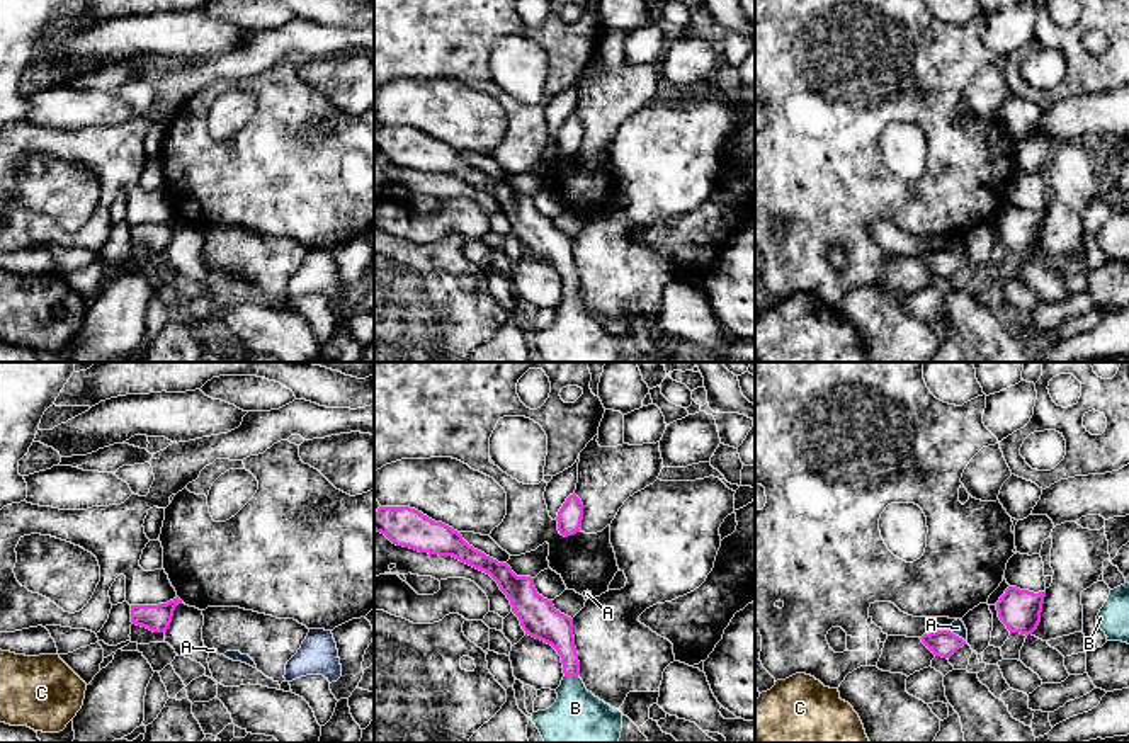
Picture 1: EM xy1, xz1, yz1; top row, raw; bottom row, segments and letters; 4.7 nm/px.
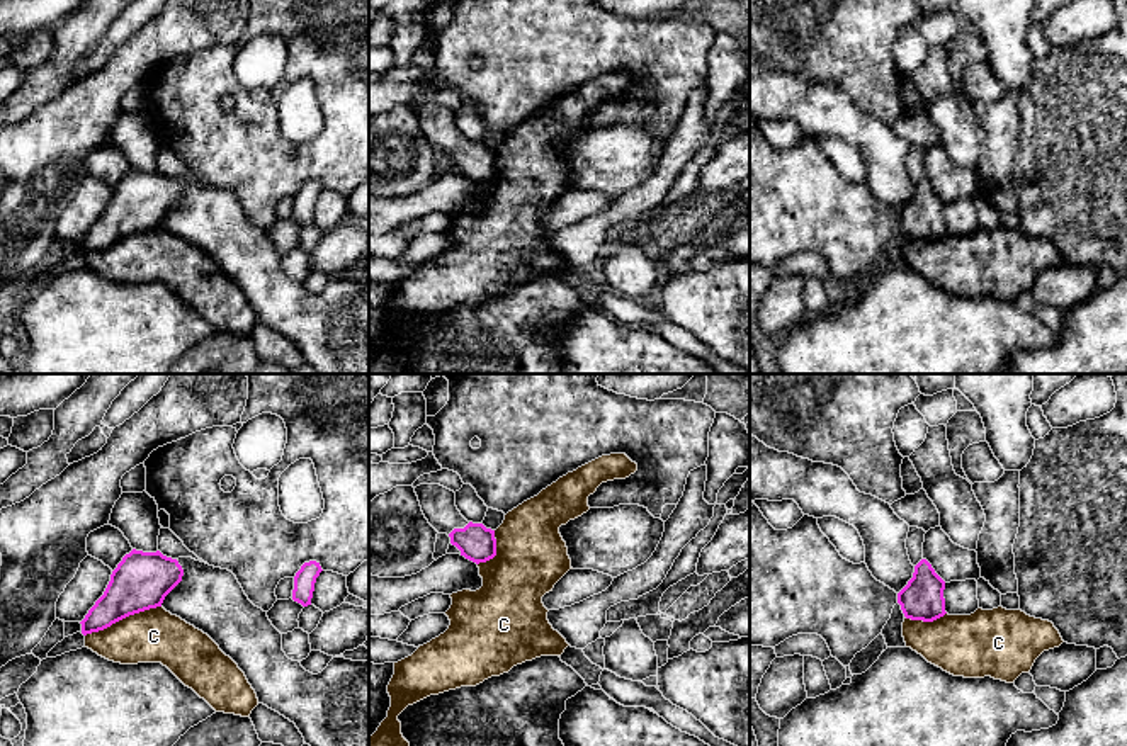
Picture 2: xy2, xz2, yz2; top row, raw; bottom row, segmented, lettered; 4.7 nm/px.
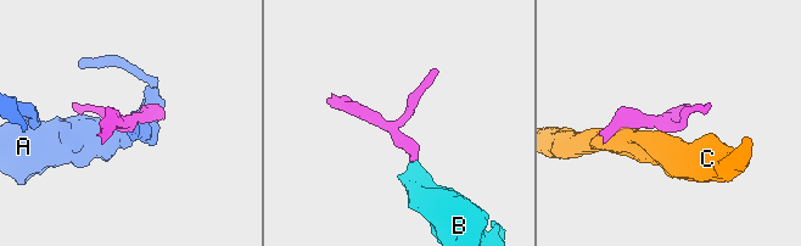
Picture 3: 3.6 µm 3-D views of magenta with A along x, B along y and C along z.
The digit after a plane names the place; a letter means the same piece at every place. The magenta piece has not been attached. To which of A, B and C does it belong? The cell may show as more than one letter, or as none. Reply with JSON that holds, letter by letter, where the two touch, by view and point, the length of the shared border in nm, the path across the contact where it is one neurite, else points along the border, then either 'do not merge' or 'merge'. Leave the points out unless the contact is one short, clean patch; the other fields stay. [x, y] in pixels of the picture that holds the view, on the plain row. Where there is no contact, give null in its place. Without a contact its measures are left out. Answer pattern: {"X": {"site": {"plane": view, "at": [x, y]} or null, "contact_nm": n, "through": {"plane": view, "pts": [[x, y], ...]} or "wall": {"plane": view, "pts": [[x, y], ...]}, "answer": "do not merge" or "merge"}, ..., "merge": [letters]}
{"A": {"site": {"plane": "yz1", "at": [958, 255]}, "contact_nm": 110, "wall": {"plane": "yz1", "pts": [[949, 249], [966, 260]]}, "answer": "do not merge"}, "B": {"site": {"plane": "xz1", "at": [572, 294]}, "contact_nm": 60, "through": {"plane": "xz1", "pts": [[553, 247], [568, 272], [572, 294], [572, 315], [578, 345]]}, "answer": "merge"}, "C": {"site": {"plane": "xy2", "at": [123, 237]}, "contact_nm": 380, "wall": {"plane": "xy2", "pts": [[160, 225], [130, 233], [85, 255]]}, "answer": "do not merge"}, "merge": ["B"]}

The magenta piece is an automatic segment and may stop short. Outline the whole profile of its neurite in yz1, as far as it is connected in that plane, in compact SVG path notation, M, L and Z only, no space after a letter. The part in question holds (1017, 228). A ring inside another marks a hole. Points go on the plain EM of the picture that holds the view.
M1008 206L996 221L1000 240L1010 252L1032 253L1039 241L1046 211L1029 211Z

